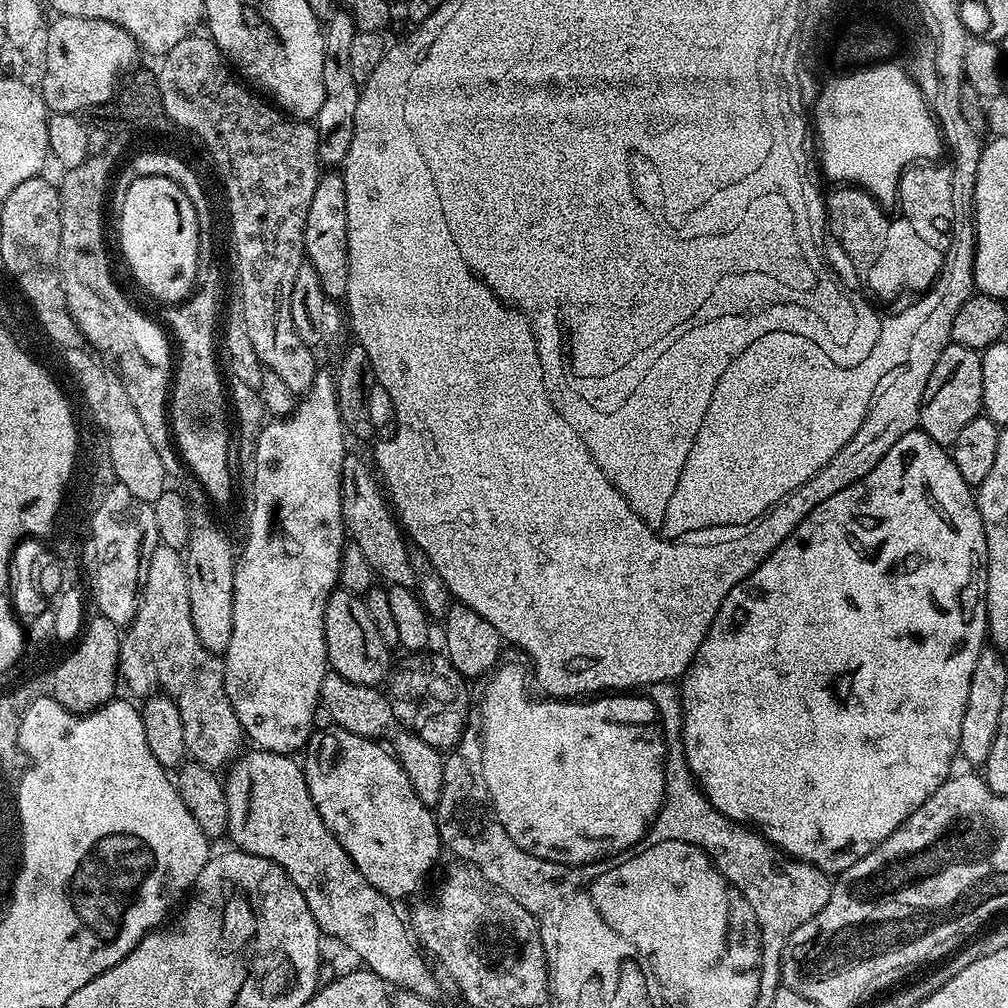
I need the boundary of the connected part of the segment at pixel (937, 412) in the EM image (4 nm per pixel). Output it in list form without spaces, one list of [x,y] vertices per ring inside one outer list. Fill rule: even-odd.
[[[949,342],[938,354],[934,370],[930,370],[930,382],[920,403],[919,431],[926,433],[934,442],[951,446],[959,432],[982,412],[982,362],[980,352],[961,344]]]

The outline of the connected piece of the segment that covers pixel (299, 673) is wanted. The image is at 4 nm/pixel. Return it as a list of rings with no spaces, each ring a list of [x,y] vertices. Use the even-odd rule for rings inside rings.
[[[320,370],[317,371],[314,382],[309,386],[307,392],[299,397],[296,409],[289,416],[265,423],[256,443],[256,462],[254,471],[251,473],[251,475],[253,474],[252,513],[248,516],[248,541],[245,542],[241,552],[239,549],[234,570],[234,630],[230,630],[230,646],[226,646],[222,659],[224,661],[226,698],[230,698],[230,706],[234,706],[234,714],[238,714],[238,720],[244,728],[245,737],[251,743],[253,740],[256,743],[253,745],[265,752],[296,754],[296,751],[299,753],[307,745],[308,737],[314,731],[312,719],[314,718],[314,710],[320,703],[322,682],[330,671],[326,638],[324,637],[324,611],[326,610],[326,602],[338,587],[340,559],[346,543],[344,519],[342,518],[342,498],[340,497],[340,475],[342,474],[342,462],[346,455],[344,440],[346,441],[346,433],[344,423],[340,421],[340,411],[336,401],[336,381],[331,371]]]

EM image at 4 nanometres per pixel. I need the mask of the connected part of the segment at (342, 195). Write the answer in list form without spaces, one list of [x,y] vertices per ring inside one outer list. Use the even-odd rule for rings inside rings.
[[[321,171],[318,186],[314,186],[314,198],[310,201],[310,210],[306,210],[304,254],[307,263],[312,264],[318,274],[326,296],[347,297],[350,286],[350,254],[346,226],[346,182],[339,171]]]

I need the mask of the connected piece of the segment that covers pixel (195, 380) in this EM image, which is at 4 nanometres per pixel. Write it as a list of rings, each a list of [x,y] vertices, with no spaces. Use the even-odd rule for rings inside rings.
[[[208,274],[205,292],[193,291],[188,299],[178,304],[167,305],[163,310],[162,324],[170,333],[174,341],[174,375],[170,385],[170,399],[168,401],[168,419],[172,430],[174,447],[185,469],[196,475],[198,483],[204,487],[204,492],[216,504],[228,504],[232,500],[232,468],[228,465],[228,424],[230,428],[230,404],[226,399],[224,377],[221,372],[213,368],[212,355],[218,347],[212,343],[212,320],[215,317],[214,276]]]

